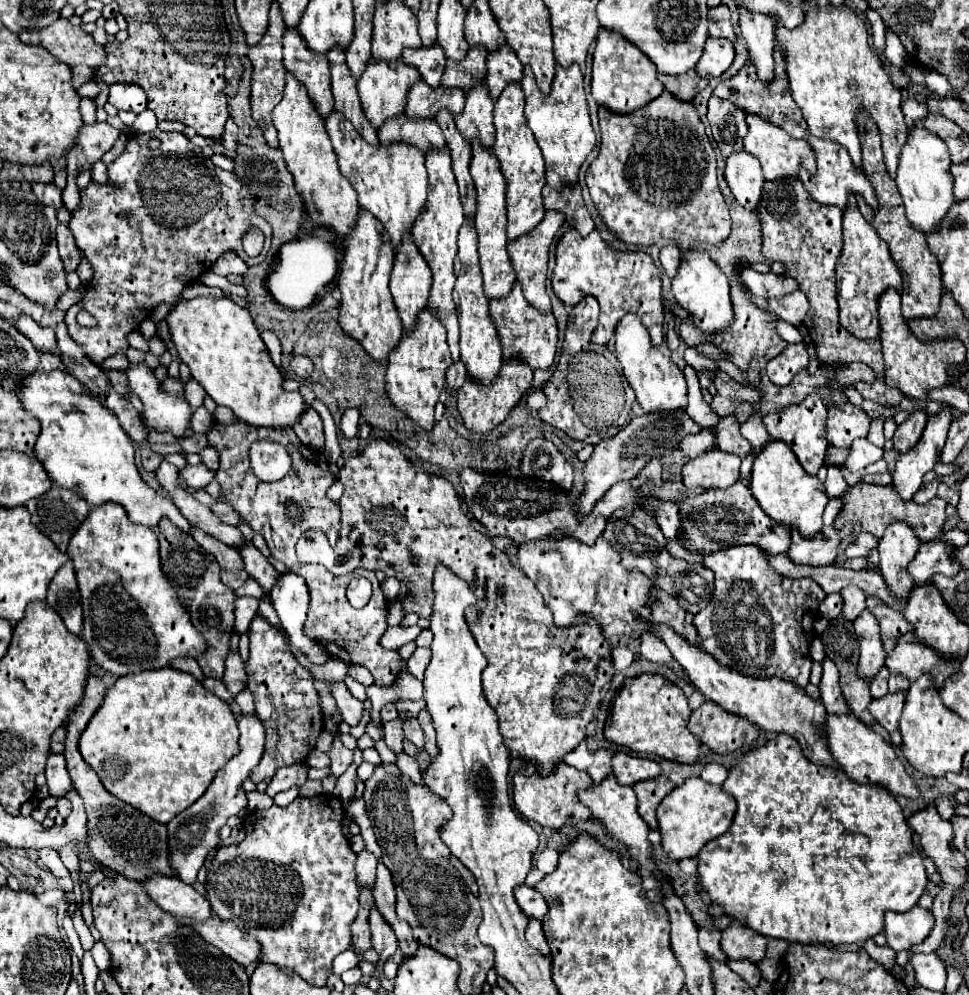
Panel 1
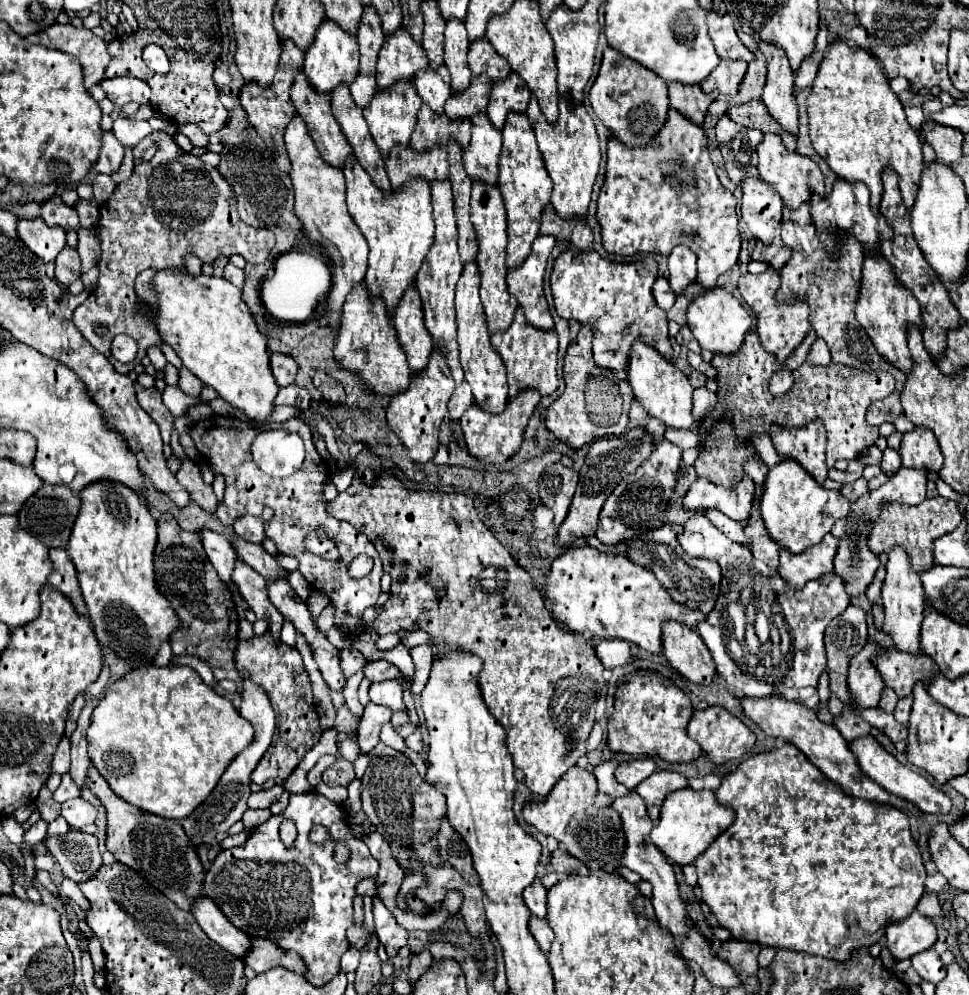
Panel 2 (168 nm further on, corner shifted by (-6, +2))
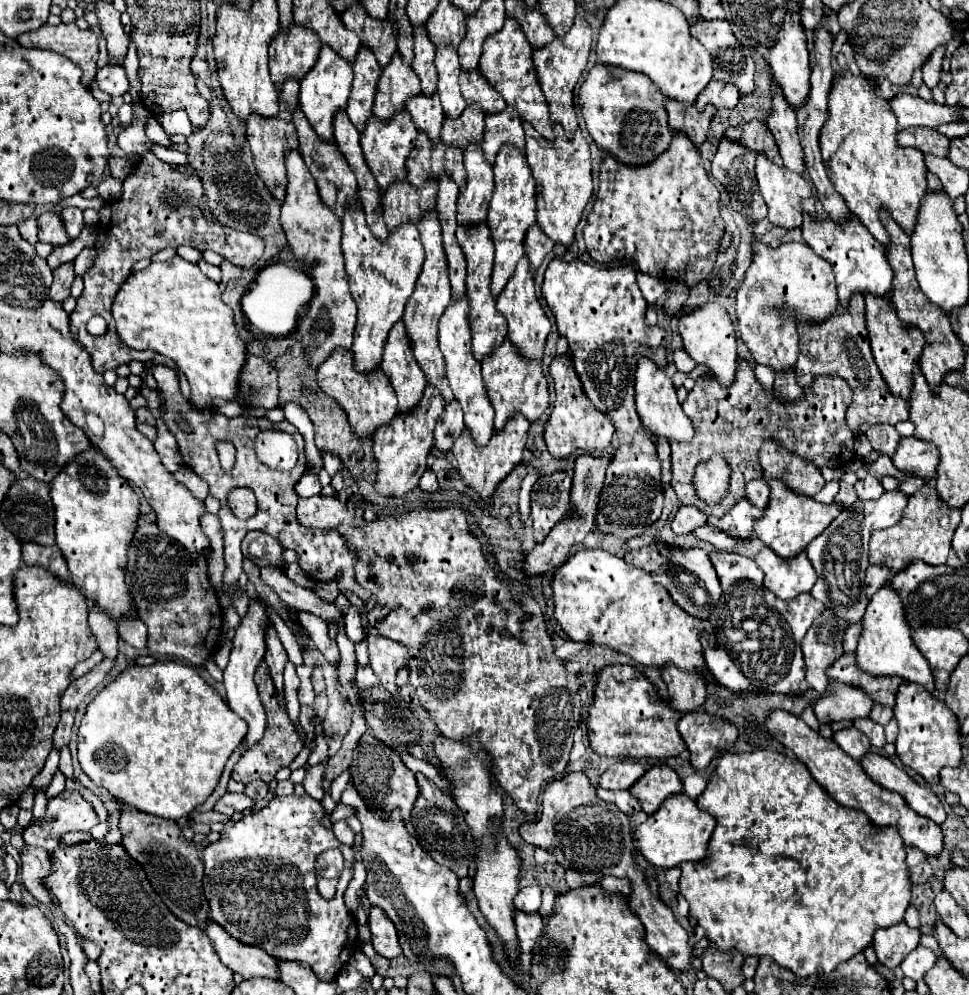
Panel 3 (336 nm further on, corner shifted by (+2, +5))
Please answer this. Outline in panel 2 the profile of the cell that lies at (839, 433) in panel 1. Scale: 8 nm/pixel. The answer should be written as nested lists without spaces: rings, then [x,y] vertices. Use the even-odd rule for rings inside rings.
[[[748,332],[738,354],[714,356],[718,402],[698,424],[702,452],[694,462],[698,478],[712,480],[724,488],[734,488],[741,481],[743,464],[748,458],[756,458],[750,436],[770,434],[770,426],[804,428],[812,420],[822,420],[828,438],[828,468],[834,468],[836,460],[854,460],[876,442],[878,428],[866,424],[868,406],[876,400],[884,400],[894,390],[894,380],[888,372],[860,372],[844,364],[830,362],[828,366],[815,366],[805,361],[794,370],[794,386],[780,396],[774,396],[768,388],[770,376],[780,370],[776,356],[768,354],[758,340],[756,332]]]

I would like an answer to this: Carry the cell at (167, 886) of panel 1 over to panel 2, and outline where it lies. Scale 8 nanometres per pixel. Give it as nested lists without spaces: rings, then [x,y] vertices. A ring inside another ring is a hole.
[[[204,896],[194,900],[192,914],[212,942],[216,942],[220,948],[224,948],[240,960],[246,958],[252,946],[248,934],[240,932],[240,928],[234,928],[234,924],[228,922],[228,918],[220,912],[220,908],[216,908],[216,904],[210,898]]]

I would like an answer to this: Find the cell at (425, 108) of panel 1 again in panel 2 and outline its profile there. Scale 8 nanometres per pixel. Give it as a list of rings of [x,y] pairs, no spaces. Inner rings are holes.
[[[426,104],[418,112],[418,124],[412,134],[412,148],[416,152],[428,152],[434,146],[446,146],[448,140],[456,140],[462,148],[468,146],[472,124],[468,120],[448,120],[446,116],[434,114]]]

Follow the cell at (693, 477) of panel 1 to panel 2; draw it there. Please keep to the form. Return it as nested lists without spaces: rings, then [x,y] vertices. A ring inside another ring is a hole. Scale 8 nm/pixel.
[[[744,476],[734,490],[728,490],[712,484],[710,480],[698,478],[690,486],[688,494],[684,496],[682,506],[686,512],[700,512],[700,514],[710,508],[716,508],[736,522],[746,522],[750,516],[754,492],[756,492],[756,486],[748,476]]]

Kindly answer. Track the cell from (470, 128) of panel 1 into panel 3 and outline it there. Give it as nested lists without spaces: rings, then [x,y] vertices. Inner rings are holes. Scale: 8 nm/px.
[[[470,145],[464,151],[464,167],[466,185],[458,195],[458,223],[474,225],[476,221],[486,221],[488,203],[494,193],[494,173],[480,145]]]

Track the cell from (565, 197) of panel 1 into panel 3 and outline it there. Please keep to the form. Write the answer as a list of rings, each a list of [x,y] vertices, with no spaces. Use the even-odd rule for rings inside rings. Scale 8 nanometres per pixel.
[[[532,225],[532,227],[528,229],[524,247],[526,247],[526,255],[528,255],[528,259],[530,259],[532,271],[536,271],[536,269],[540,267],[540,263],[542,263],[542,259],[544,259],[546,255],[558,255],[558,257],[560,257],[560,255],[564,255],[564,253],[568,251],[564,245],[548,239],[548,235],[544,235],[538,225]]]

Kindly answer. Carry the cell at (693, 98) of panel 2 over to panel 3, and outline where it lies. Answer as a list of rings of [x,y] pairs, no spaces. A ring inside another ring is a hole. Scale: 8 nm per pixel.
[[[666,99],[664,103],[668,117],[670,117],[670,129],[686,133],[694,145],[702,145],[712,121],[712,115],[716,113],[714,107],[708,107],[704,111],[698,111],[694,105],[684,105],[676,99]]]

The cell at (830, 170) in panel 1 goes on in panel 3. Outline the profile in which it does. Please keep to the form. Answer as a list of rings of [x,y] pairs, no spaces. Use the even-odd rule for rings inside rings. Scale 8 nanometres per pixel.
[[[804,215],[802,223],[802,235],[804,241],[818,253],[822,259],[826,259],[836,275],[836,289],[840,297],[840,305],[846,307],[852,293],[874,293],[874,295],[886,295],[890,291],[894,271],[886,259],[886,247],[880,245],[868,229],[858,221],[856,215],[850,215],[844,221],[832,221],[828,219],[812,219],[810,215]]]

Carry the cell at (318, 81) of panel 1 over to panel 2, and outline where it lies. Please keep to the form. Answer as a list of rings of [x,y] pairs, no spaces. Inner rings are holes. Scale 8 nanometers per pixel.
[[[300,70],[296,74],[296,80],[294,80],[294,86],[292,86],[292,104],[298,108],[298,114],[302,116],[306,128],[308,128],[308,134],[312,136],[320,156],[326,160],[326,164],[332,164],[336,168],[344,168],[344,160],[348,160],[348,156],[352,156],[352,148],[348,144],[348,140],[344,138],[336,118],[332,116],[332,110],[330,110],[330,94],[318,94],[310,88],[310,84],[306,82],[306,76],[304,72]]]

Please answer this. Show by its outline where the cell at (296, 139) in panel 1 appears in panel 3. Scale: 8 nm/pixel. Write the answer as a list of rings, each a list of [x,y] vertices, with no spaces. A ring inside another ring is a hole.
[[[298,149],[286,151],[286,169],[288,169],[288,187],[286,199],[282,203],[280,223],[286,231],[288,245],[298,261],[306,263],[310,275],[314,277],[316,295],[312,297],[306,315],[298,323],[300,341],[304,345],[306,355],[312,359],[312,367],[324,363],[324,359],[338,347],[350,349],[352,335],[356,327],[356,301],[350,293],[350,281],[344,269],[344,253],[342,253],[342,223],[338,215],[322,201],[316,181],[312,179],[306,163]]]

